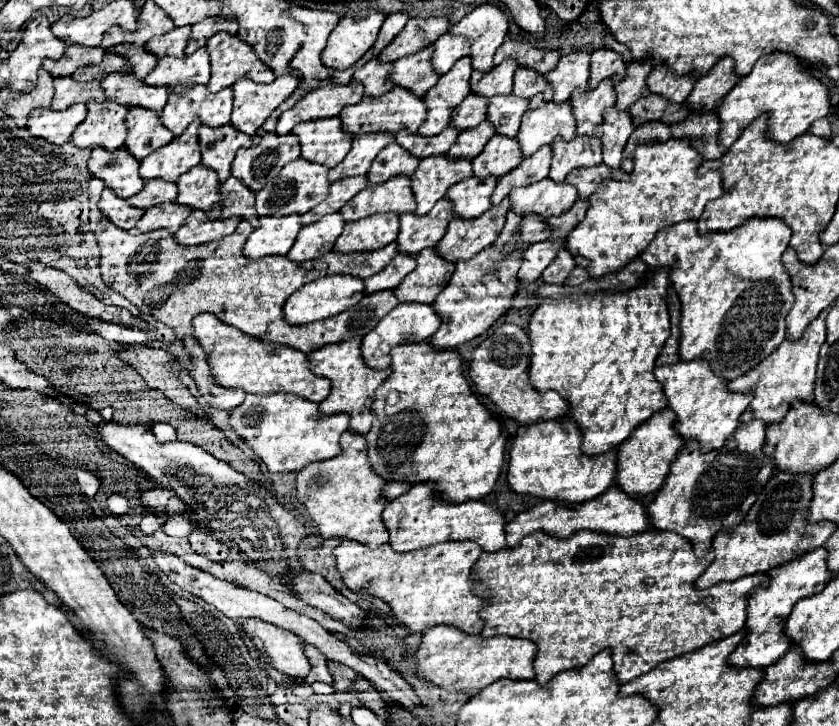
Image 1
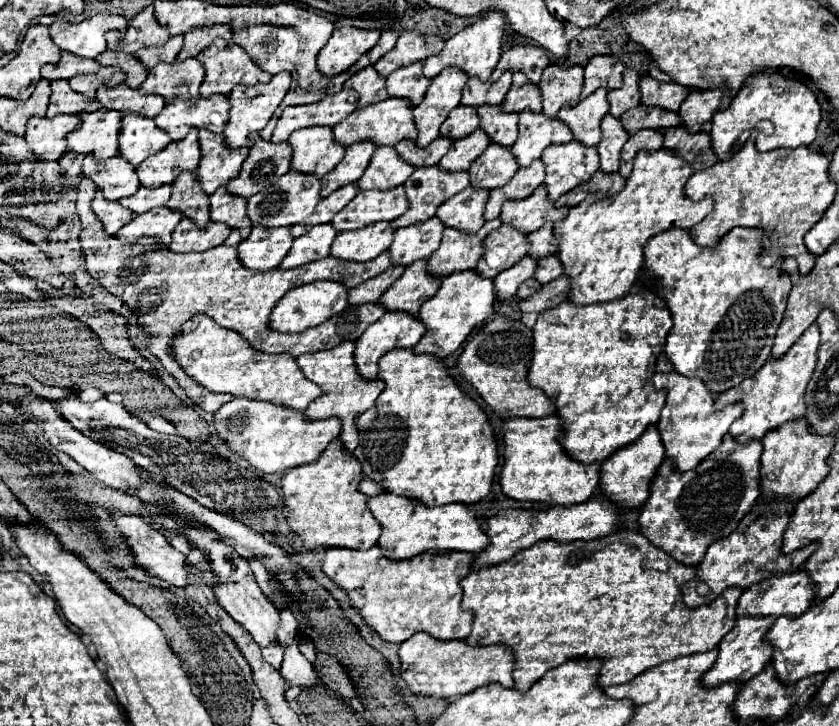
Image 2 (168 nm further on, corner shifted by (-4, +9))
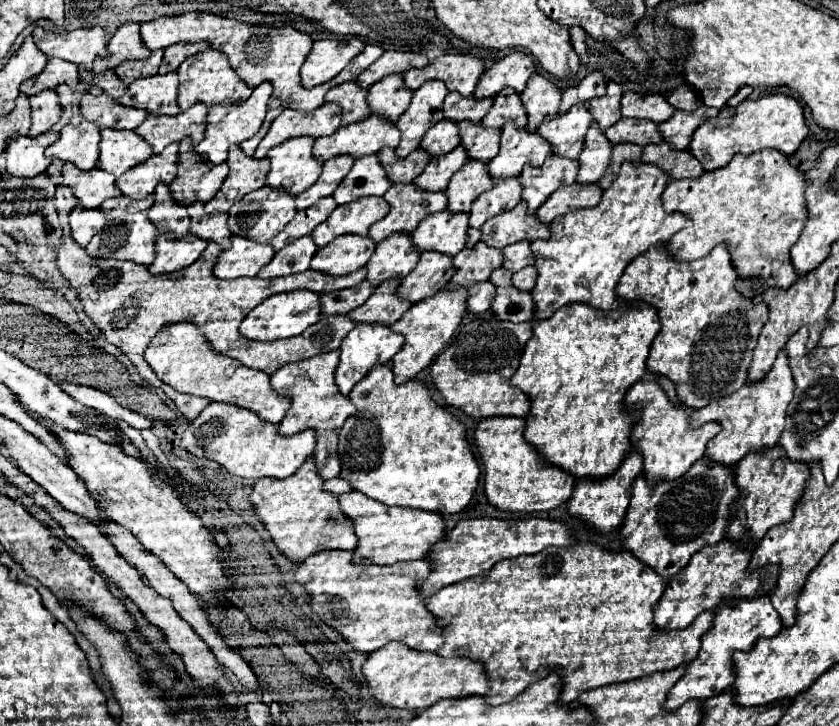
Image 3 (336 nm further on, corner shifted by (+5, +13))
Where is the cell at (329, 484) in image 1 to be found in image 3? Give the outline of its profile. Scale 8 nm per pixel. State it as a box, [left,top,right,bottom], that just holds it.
[249,457,357,563]

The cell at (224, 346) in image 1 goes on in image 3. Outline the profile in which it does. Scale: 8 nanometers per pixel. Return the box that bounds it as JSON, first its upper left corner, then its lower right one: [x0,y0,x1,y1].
[143,323,291,423]

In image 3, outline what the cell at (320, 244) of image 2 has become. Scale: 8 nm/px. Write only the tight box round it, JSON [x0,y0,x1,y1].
[257,235,317,279]

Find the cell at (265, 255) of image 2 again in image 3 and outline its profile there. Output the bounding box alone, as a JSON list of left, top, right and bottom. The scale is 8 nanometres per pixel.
[213,237,275,279]

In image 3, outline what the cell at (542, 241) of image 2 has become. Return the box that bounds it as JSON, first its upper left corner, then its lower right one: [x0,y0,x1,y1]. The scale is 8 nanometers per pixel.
[503,243,535,273]

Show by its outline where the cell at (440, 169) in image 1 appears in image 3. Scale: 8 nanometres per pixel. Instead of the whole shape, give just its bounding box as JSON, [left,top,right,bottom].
[369,185,447,243]

